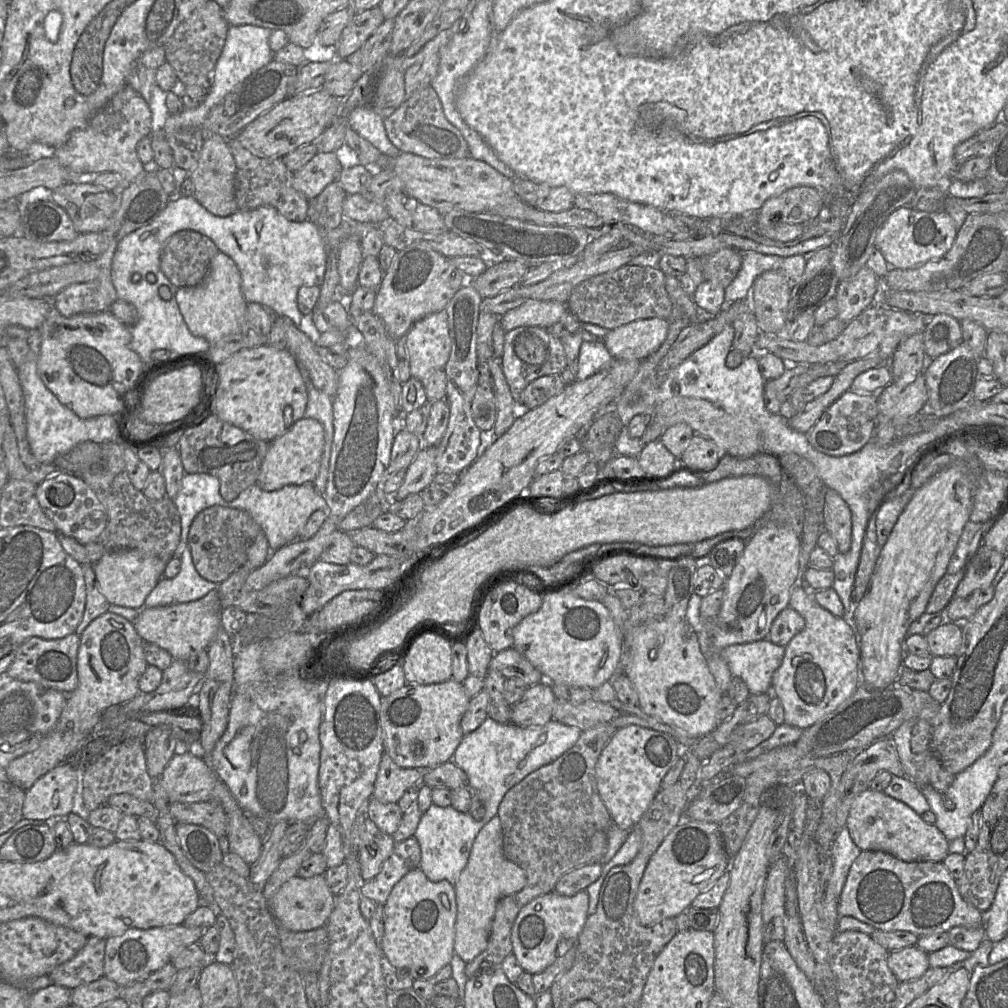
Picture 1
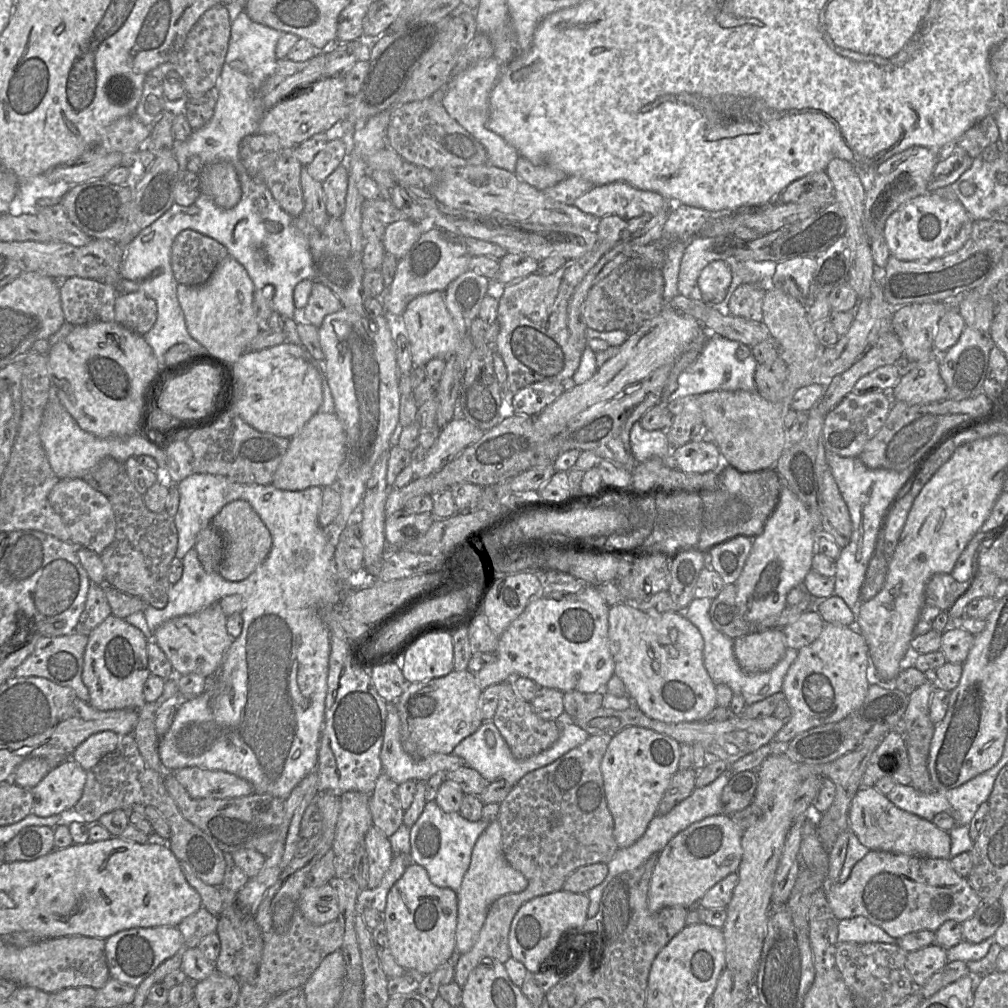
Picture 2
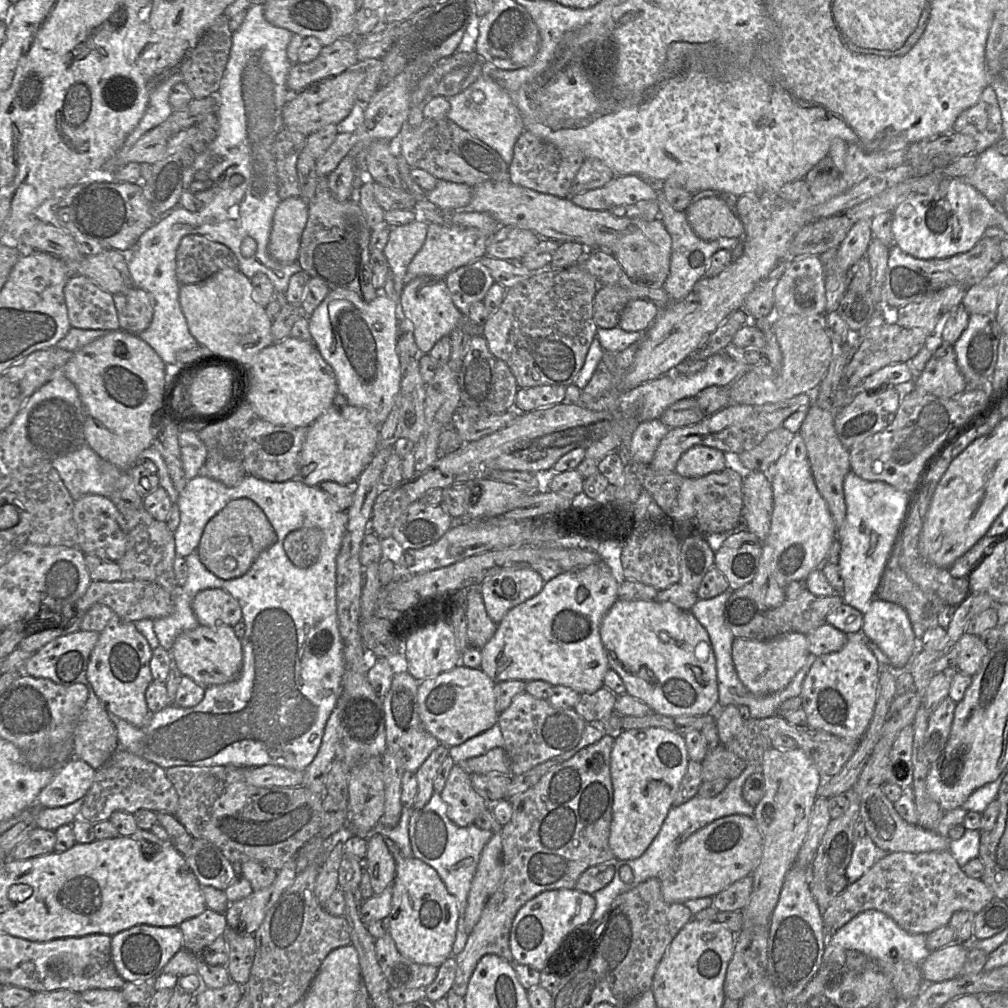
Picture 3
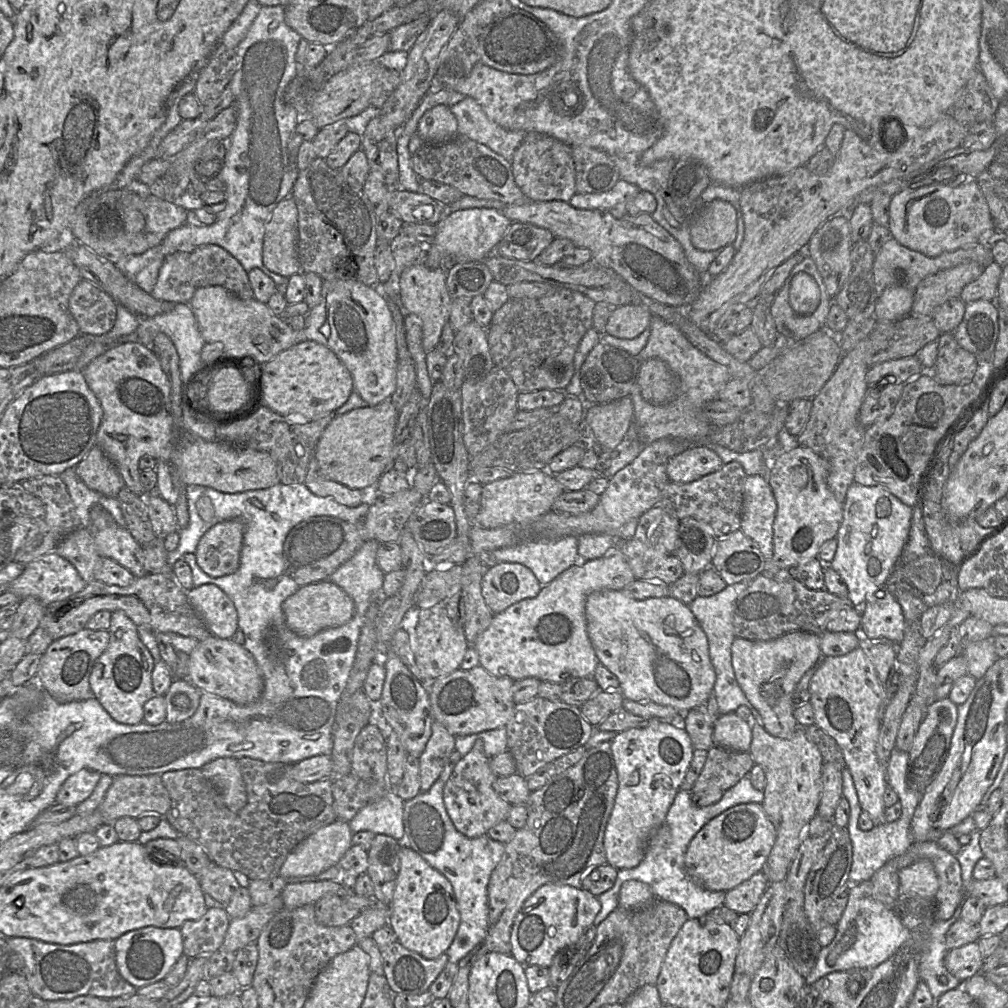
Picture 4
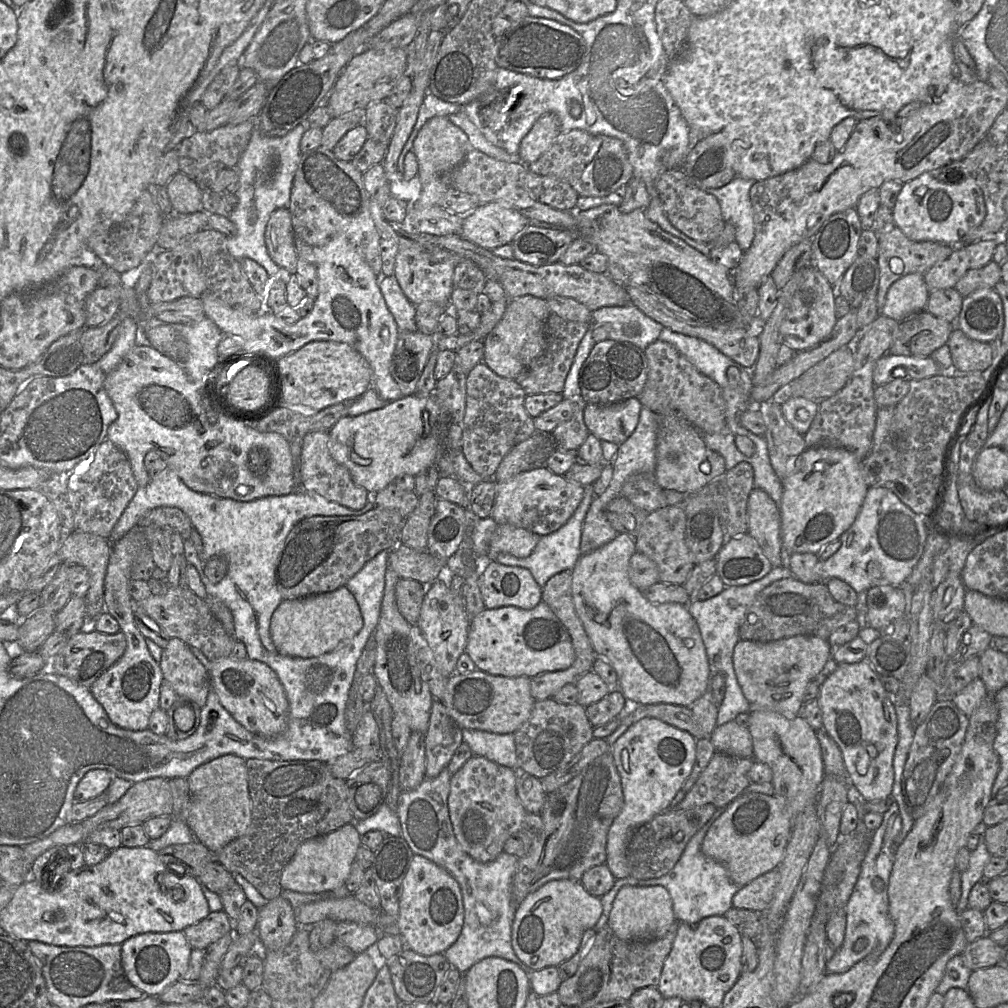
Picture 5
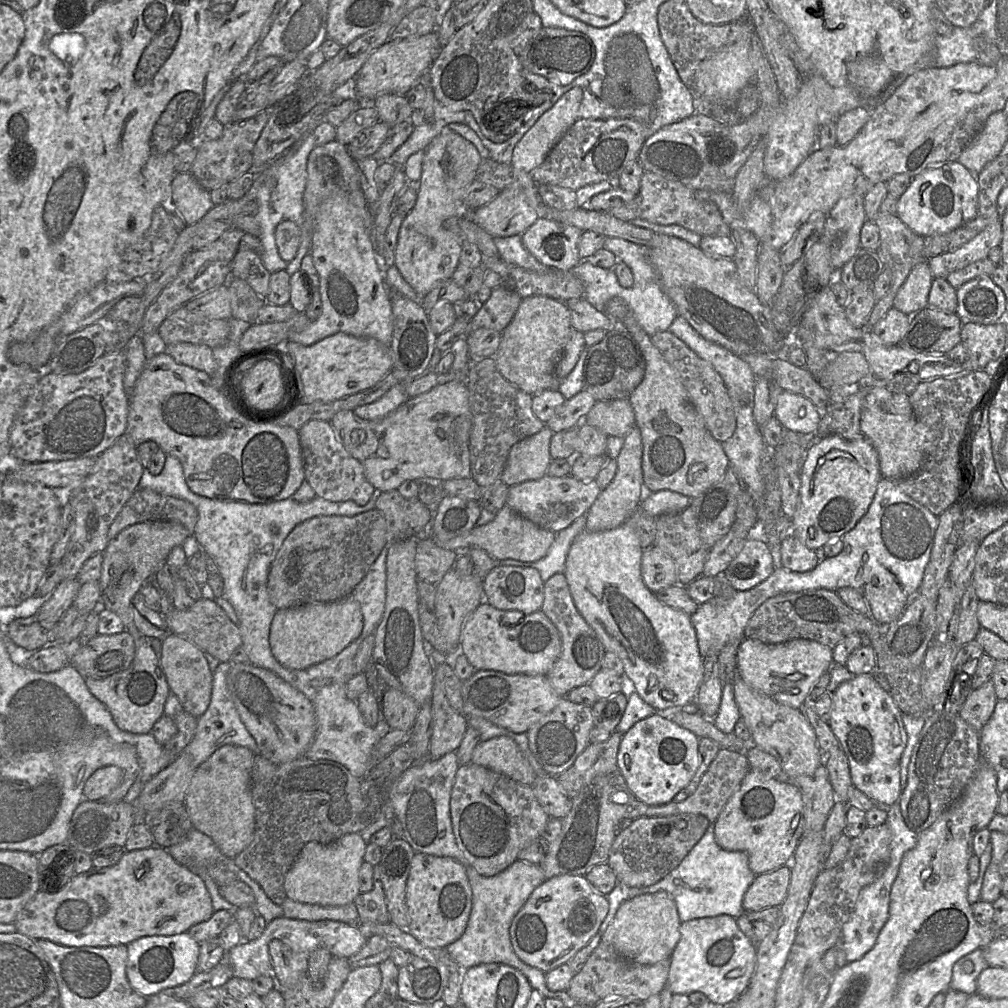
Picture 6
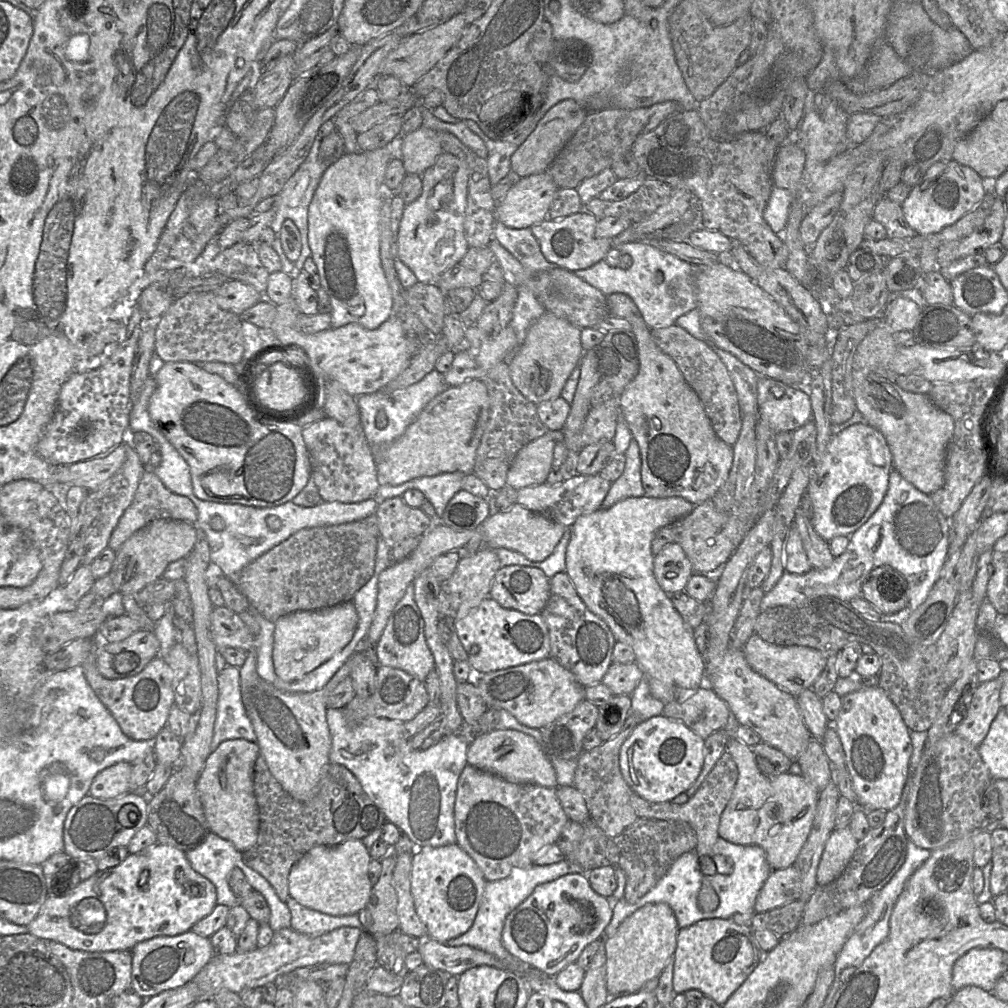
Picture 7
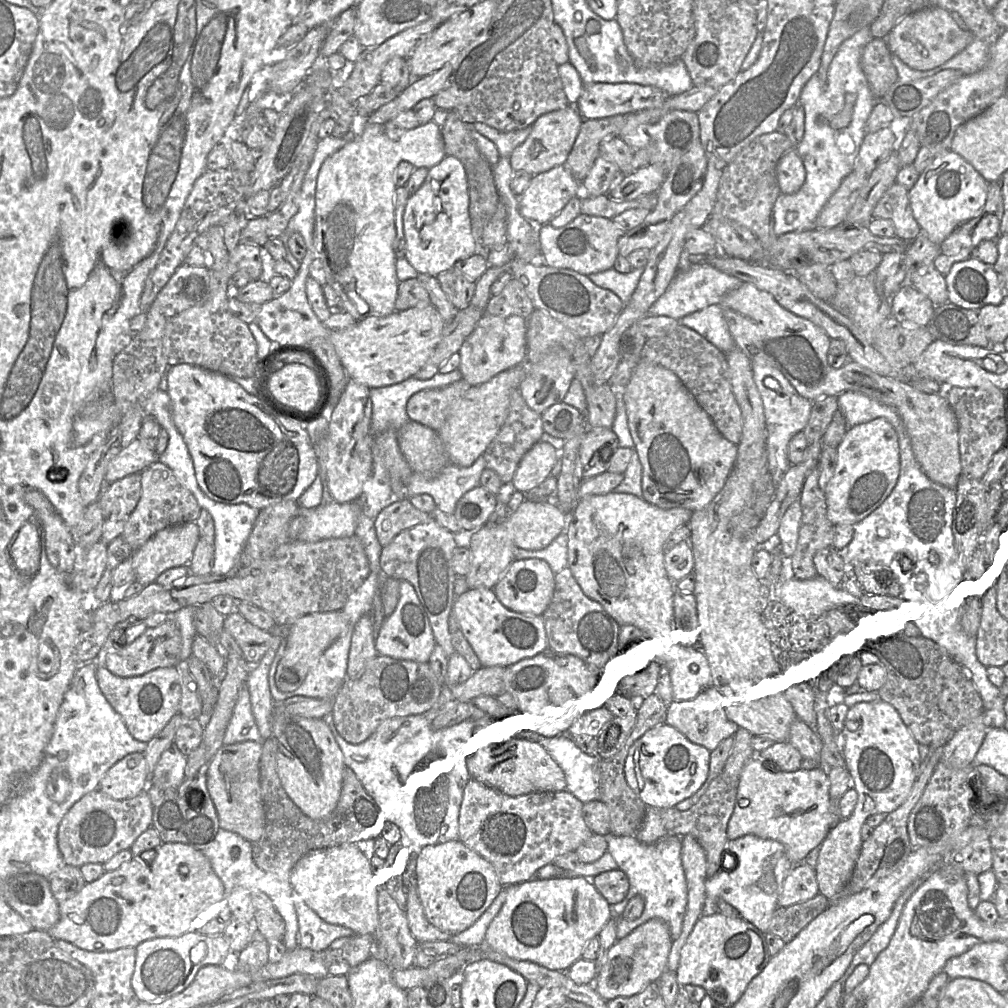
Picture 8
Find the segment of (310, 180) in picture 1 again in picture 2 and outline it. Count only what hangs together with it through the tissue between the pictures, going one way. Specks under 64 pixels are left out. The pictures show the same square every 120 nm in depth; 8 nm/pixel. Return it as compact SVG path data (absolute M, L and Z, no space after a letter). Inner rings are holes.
M341 138L328 141L326 146L306 166L308 174L316 181L324 180L341 164L344 159L345 143Z

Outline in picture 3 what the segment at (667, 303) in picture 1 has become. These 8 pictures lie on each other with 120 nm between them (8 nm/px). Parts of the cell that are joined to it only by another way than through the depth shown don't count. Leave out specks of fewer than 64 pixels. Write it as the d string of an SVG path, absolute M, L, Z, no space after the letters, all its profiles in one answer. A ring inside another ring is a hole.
M618 285L601 286L595 294L592 308L597 331L616 328L624 308L635 300L642 299L634 298L626 288Z

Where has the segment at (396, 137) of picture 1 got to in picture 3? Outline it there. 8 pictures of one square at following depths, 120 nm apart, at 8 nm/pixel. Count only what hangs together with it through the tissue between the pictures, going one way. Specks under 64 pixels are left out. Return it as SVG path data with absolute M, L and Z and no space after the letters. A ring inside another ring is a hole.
M448 117L427 119L424 118L419 126L411 126L407 120L403 123L401 130L401 154L410 168L422 169L437 179L454 183L466 184L474 187L485 181L510 180L508 172L509 165L490 146L472 136L469 132L459 127Z

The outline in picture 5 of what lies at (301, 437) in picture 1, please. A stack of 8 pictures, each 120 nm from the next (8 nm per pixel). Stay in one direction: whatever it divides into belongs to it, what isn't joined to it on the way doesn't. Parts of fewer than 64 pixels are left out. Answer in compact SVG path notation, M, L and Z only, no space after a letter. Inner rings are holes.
M415 395L388 402L383 408L358 416L340 418L329 433L329 451L333 459L346 467L353 482L368 491L379 492L403 474L416 476L430 466L435 466L439 442L437 439L438 405L433 396L419 398Z

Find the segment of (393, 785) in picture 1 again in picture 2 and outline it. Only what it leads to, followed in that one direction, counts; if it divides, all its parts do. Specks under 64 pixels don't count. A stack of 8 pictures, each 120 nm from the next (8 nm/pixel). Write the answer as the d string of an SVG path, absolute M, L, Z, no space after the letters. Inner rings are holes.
M388 703L380 759L382 772L398 785L408 780L427 781L438 772L449 772L467 766L464 759L452 753L436 753L422 760L414 760L402 746L400 728L401 720L396 703Z

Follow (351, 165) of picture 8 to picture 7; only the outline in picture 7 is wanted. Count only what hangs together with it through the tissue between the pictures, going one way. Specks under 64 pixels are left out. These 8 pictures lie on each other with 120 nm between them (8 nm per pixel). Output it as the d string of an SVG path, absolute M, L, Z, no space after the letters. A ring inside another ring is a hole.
M421 126L419 129L401 135L398 139L390 142L385 147L378 148L372 151L359 151L358 153L345 153L341 158L339 158L336 162L331 164L324 171L320 182L315 190L312 201L308 210L308 241L311 249L311 256L316 264L318 274L320 277L321 287L325 290L327 295L329 296L329 300L331 303L332 311L331 311L331 328L339 328L345 326L350 323L356 323L362 326L367 330L377 329L380 325L386 322L393 315L393 299L390 287L386 280L382 264L380 258L380 214L381 207L384 202L384 198L387 198L388 195L385 194L384 187L384 175L387 168L388 163L394 158L401 159L407 174L418 174L422 175L426 169L431 167L438 156L443 152L442 146L440 144L440 139L438 132L433 129Z

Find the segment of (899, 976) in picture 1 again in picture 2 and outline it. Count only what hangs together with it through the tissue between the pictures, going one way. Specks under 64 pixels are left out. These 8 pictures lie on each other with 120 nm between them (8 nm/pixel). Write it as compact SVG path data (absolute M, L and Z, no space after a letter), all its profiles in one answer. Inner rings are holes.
M935 944L907 952L906 968L915 987L924 986L947 963L946 950Z

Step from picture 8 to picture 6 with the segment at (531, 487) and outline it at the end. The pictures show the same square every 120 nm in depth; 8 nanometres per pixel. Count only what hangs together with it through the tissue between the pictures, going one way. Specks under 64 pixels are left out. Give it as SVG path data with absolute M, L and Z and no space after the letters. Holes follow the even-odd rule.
M544 427L540 432L514 445L500 480L511 487L545 476L552 460L550 441L553 433L548 427Z

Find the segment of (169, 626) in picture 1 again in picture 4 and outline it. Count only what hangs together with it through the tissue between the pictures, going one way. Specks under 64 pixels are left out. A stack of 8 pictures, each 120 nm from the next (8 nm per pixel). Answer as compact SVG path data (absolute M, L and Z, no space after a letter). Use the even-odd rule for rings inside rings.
M210 635L198 642L188 655L188 680L201 692L230 700L238 705L247 705L261 696L264 687L261 673L253 656L243 645L233 642L232 639Z

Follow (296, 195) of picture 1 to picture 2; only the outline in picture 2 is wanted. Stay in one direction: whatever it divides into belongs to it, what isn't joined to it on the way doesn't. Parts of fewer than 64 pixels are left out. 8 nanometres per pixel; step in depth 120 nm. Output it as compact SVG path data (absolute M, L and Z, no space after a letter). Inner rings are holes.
M250 134L239 144L239 156L248 174L259 183L265 184L280 207L290 216L297 217L304 209L301 188L302 164L294 155L295 147L284 146L274 134Z

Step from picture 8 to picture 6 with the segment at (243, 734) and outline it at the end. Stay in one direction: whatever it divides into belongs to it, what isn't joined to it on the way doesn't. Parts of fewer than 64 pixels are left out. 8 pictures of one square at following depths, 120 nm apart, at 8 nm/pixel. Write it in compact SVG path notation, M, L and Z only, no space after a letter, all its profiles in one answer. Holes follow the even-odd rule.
M230 661L220 663L212 673L210 703L204 714L197 718L197 726L194 735L183 750L183 752L190 757L193 768L198 767L201 763L206 761L217 749L228 744L246 747L255 754L258 754L256 741L240 720L239 714L228 693L226 678L230 666Z

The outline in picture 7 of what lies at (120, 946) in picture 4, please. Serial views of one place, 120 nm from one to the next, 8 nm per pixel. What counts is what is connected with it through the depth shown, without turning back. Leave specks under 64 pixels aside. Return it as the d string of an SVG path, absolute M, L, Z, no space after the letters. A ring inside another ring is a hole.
M191 930L175 936L157 936L142 941L133 947L131 952L132 986L144 1000L192 981L215 957L210 938L199 936Z

